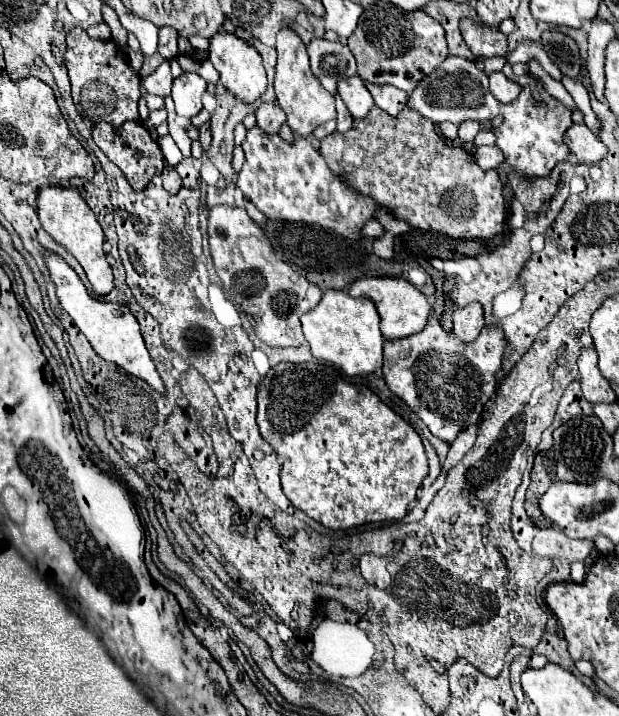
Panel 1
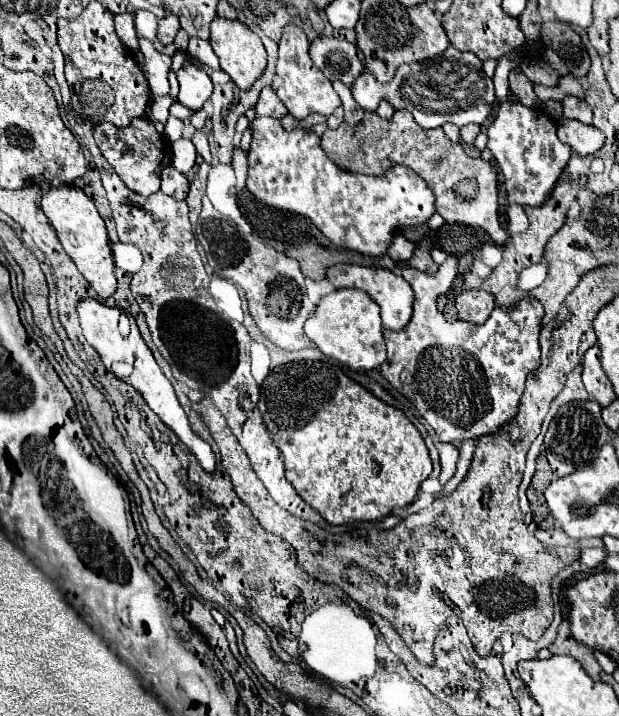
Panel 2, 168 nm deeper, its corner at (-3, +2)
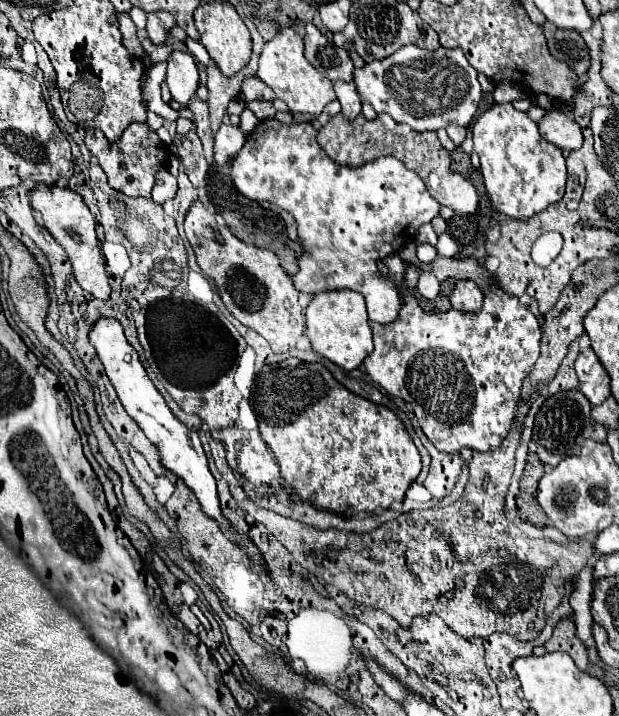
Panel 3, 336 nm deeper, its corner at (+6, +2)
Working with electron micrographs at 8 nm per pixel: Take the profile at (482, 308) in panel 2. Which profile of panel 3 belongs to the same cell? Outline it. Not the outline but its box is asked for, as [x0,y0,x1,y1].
[450,279,482,311]

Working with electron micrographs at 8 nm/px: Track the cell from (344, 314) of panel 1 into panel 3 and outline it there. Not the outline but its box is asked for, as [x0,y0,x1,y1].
[306,289,372,369]

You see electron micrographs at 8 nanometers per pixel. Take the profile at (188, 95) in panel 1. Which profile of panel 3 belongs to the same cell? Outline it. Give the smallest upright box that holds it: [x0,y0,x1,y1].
[166,51,198,103]

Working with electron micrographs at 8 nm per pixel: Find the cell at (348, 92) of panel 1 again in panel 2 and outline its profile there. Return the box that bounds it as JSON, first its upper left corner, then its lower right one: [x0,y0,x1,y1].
[351,47,495,129]

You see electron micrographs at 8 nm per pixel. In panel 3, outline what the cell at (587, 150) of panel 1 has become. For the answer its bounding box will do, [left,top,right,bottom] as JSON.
[538,109,582,151]

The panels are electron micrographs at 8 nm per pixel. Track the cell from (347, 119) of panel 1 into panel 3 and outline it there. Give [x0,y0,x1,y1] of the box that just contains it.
[334,81,362,119]

